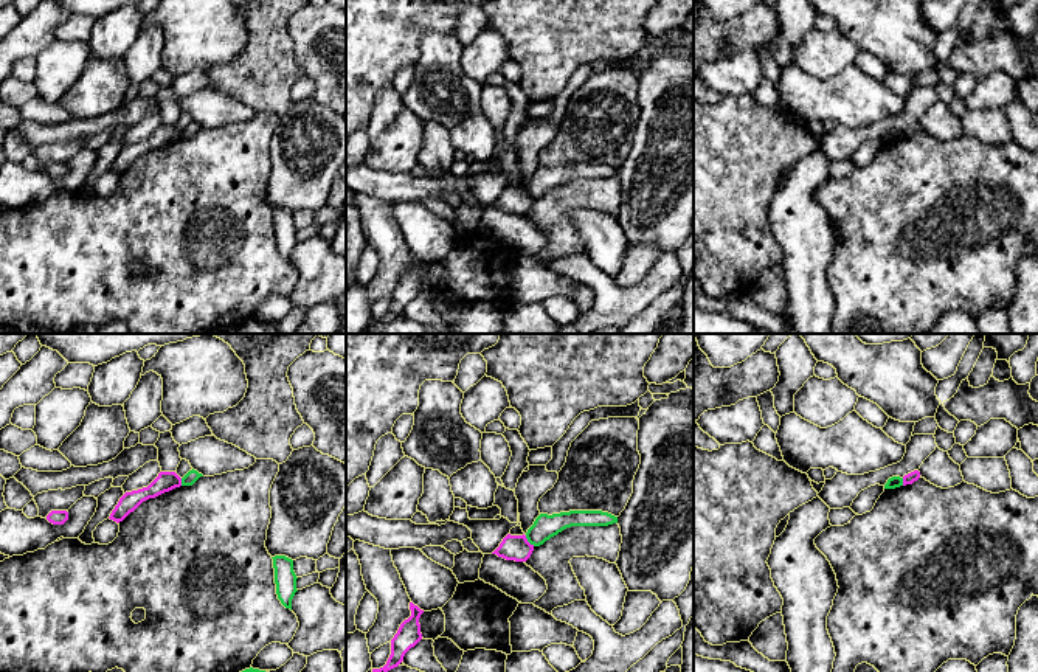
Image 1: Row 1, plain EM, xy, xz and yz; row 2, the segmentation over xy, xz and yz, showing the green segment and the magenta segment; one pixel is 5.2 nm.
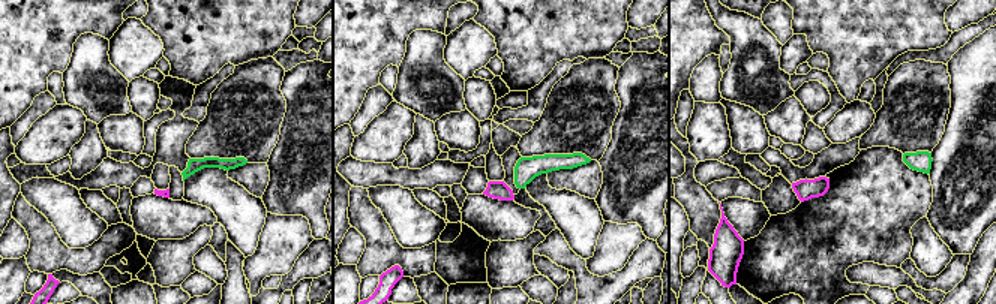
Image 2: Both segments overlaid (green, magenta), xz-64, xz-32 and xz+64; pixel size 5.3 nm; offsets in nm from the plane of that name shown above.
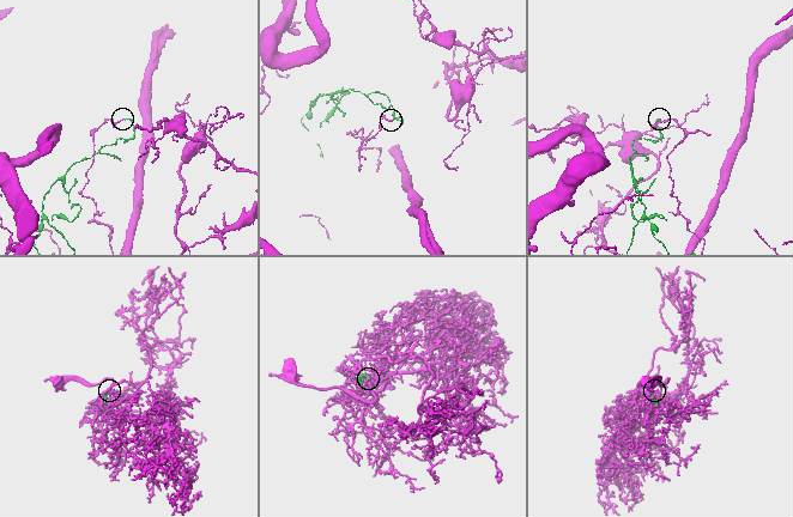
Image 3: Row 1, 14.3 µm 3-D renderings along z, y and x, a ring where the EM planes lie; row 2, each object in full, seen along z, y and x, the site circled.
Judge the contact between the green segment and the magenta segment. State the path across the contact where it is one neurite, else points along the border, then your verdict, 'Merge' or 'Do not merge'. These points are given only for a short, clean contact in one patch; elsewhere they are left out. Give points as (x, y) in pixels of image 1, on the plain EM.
Boundary: xz (525, 188), (534, 197). Do not merge

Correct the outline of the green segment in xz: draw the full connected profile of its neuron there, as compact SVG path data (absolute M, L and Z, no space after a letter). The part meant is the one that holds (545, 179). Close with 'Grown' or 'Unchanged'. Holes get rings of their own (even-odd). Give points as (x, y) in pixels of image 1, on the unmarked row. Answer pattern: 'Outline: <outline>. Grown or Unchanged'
Outline: M569 163L560 166L540 166L528 182L526 191L540 199L551 189L571 178L608 178L618 175L618 169L602 163Z. Unchanged

